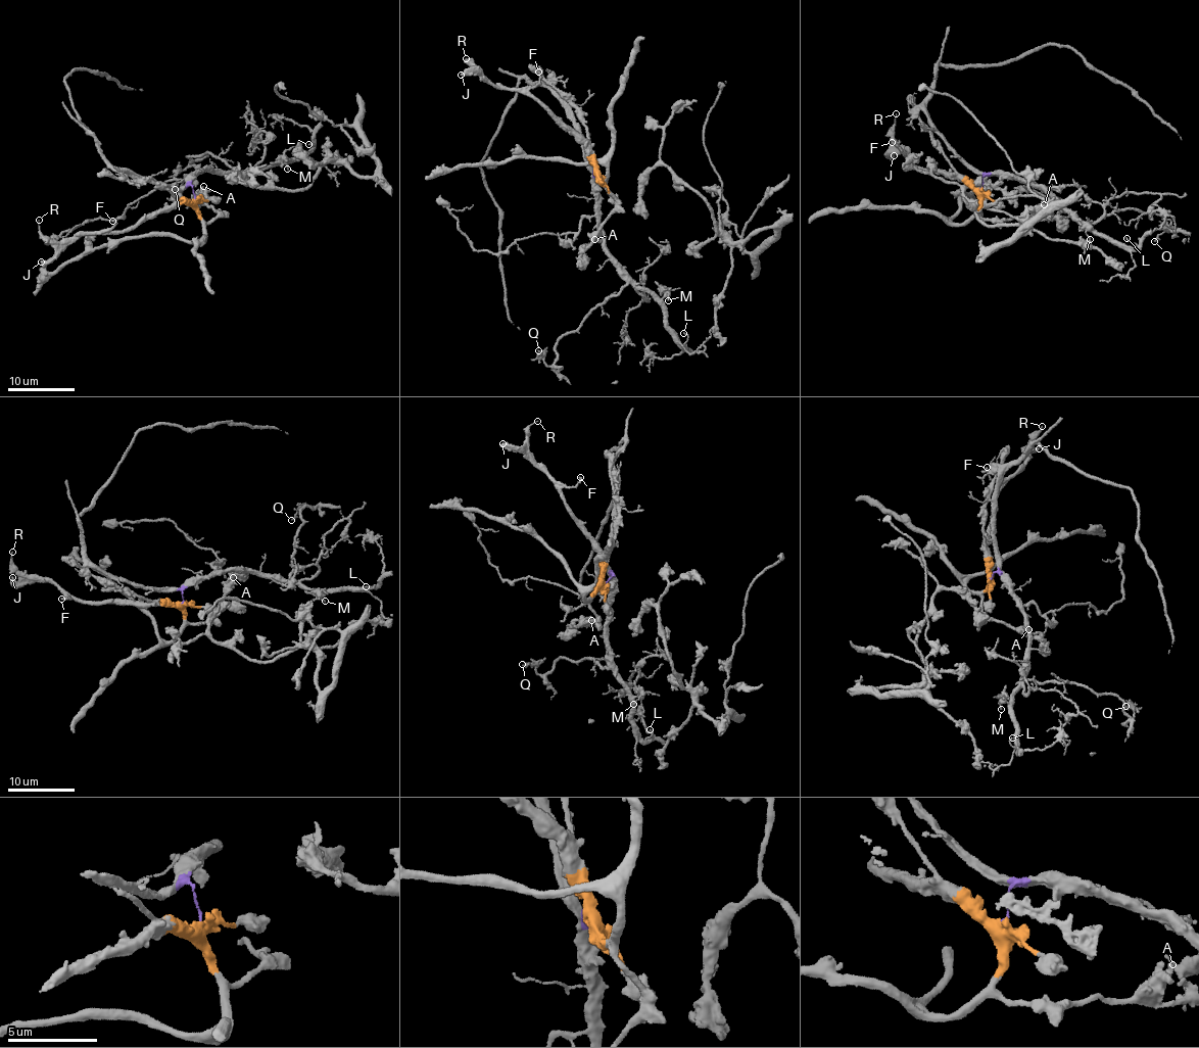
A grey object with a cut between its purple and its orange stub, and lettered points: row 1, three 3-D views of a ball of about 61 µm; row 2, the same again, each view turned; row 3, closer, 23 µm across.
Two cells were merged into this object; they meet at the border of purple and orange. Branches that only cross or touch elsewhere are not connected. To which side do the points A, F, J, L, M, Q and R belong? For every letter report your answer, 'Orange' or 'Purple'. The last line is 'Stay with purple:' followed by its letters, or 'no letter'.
A: Orange
F: Orange
J: Orange
L: Purple
M: Purple
Q: Purple
R: Orange
Stay with purple: L, M, Q

